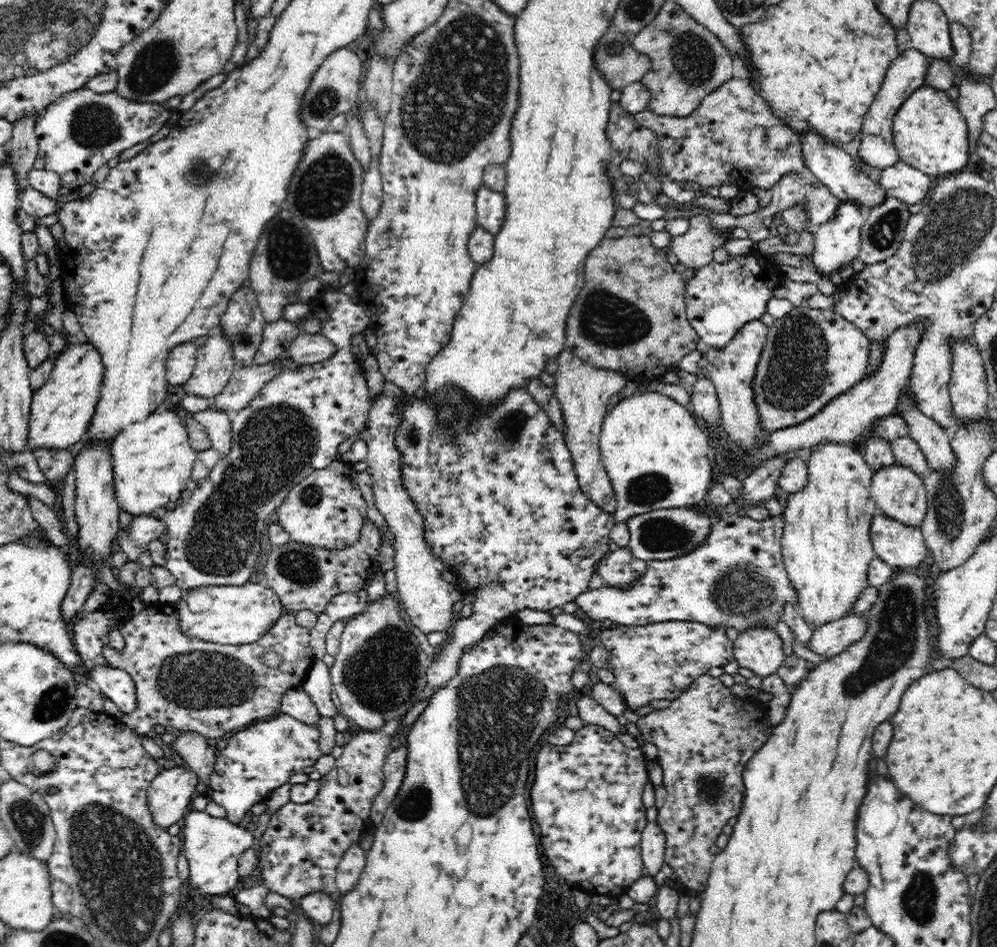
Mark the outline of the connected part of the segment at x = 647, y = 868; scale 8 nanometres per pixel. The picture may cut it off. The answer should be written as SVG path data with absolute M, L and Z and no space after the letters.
M647 822L641 832L641 857L645 874L653 877L665 863L664 831L656 822Z

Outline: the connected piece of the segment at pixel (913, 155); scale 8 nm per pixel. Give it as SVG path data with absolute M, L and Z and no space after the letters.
M922 85L906 98L893 118L893 141L899 158L932 176L954 175L966 166L968 127L957 101L946 91Z

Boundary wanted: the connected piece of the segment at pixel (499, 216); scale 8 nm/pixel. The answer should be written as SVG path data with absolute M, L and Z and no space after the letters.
M482 182L476 192L475 207L477 224L495 236L504 222L506 201L503 193L488 188Z

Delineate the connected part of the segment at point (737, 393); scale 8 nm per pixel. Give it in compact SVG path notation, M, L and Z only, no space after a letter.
M760 320L747 322L723 347L708 347L702 354L705 364L704 374L708 375L715 384L718 393L721 424L728 432L729 440L736 446L745 448L746 454L750 448L754 448L754 444L760 444L768 433L760 427L760 417L756 413L756 403L752 393L752 378L767 341L767 328Z

